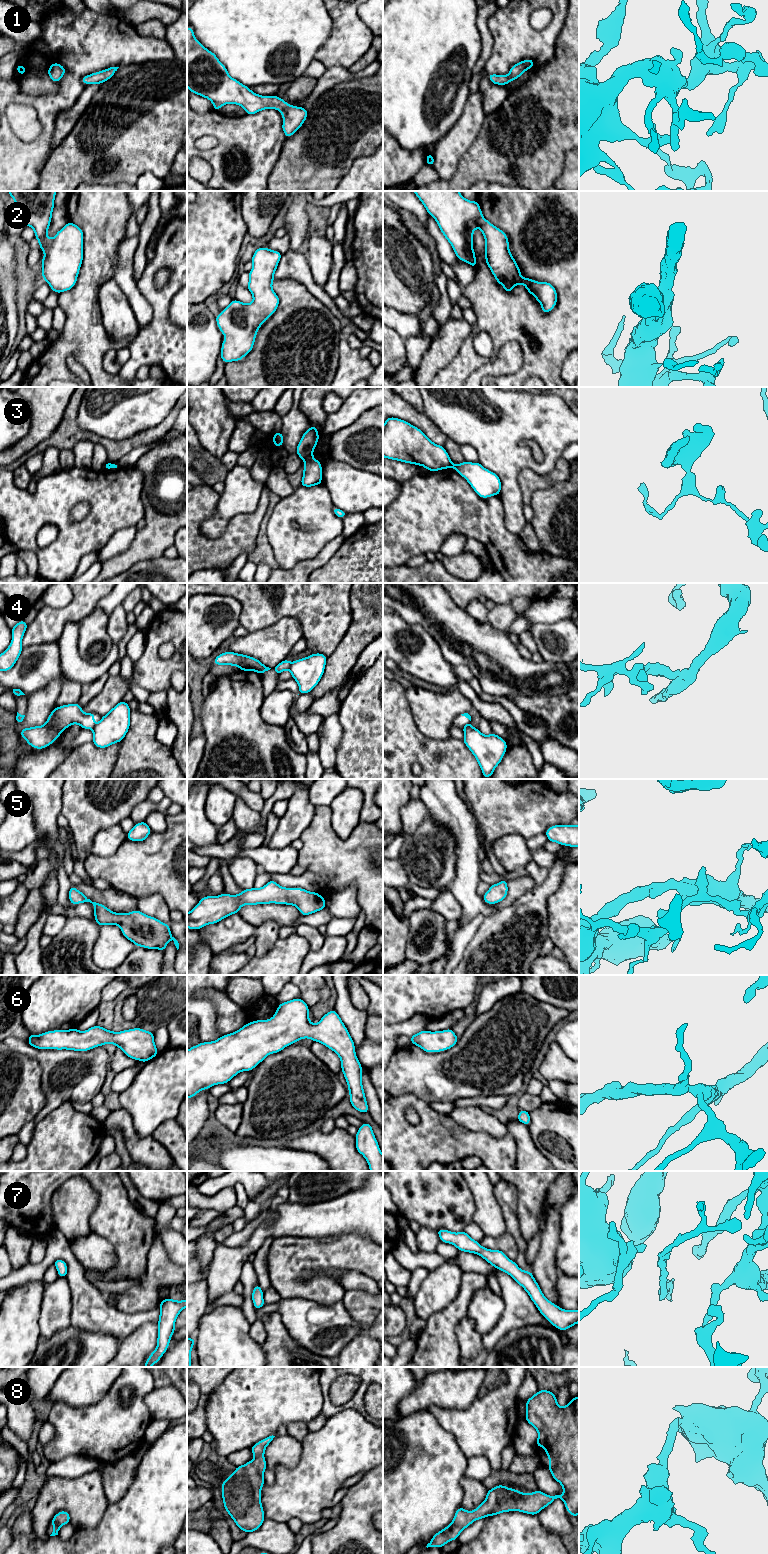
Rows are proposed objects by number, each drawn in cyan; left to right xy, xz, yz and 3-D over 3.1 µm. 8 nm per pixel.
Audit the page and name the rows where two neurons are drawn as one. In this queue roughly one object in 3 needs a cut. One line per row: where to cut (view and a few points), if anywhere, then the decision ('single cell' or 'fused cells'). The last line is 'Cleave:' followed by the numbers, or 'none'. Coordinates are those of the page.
1: no cut; single cell
2: no cut; single cell
3: cut in xz along (312, 456), (304, 460); fused cells
4: cut in xz along (290, 663), (288, 668); fused cells
5: no cut; single cell
6: no cut; single cell
7: no cut; single cell
8: no cut; single cell
Cleave: 3, 4

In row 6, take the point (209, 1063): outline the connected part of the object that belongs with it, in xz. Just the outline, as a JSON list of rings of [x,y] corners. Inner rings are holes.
[[[296,998],[288,1002],[280,1003],[276,1013],[268,1020],[255,1020],[245,1024],[236,1032],[219,1037],[216,1041],[202,1042],[187,1050],[187,1099],[194,1097],[202,1090],[211,1088],[217,1084],[226,1084],[234,1076],[242,1071],[251,1071],[261,1063],[268,1054],[274,1054],[282,1051],[286,1046],[296,1043],[297,1041],[309,1038],[312,1041],[322,1043],[334,1051],[341,1060],[341,1068],[348,1085],[350,1095],[350,1104],[361,1113],[368,1113],[369,1108],[362,1085],[362,1065],[359,1062],[355,1044],[341,1018],[336,1010],[326,1013],[317,1024],[313,1024],[309,1019],[309,1007],[303,999]]]

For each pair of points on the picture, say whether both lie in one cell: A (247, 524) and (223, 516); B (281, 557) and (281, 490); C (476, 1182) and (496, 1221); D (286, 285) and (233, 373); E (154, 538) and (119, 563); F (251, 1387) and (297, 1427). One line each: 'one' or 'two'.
A: two
B: two
C: one
D: one
E: one
F: two

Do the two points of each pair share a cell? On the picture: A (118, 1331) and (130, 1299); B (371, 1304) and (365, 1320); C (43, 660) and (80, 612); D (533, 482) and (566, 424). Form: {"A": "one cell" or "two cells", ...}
{"A": "two cells", "B": "one cell", "C": "two cells", "D": "two cells"}

